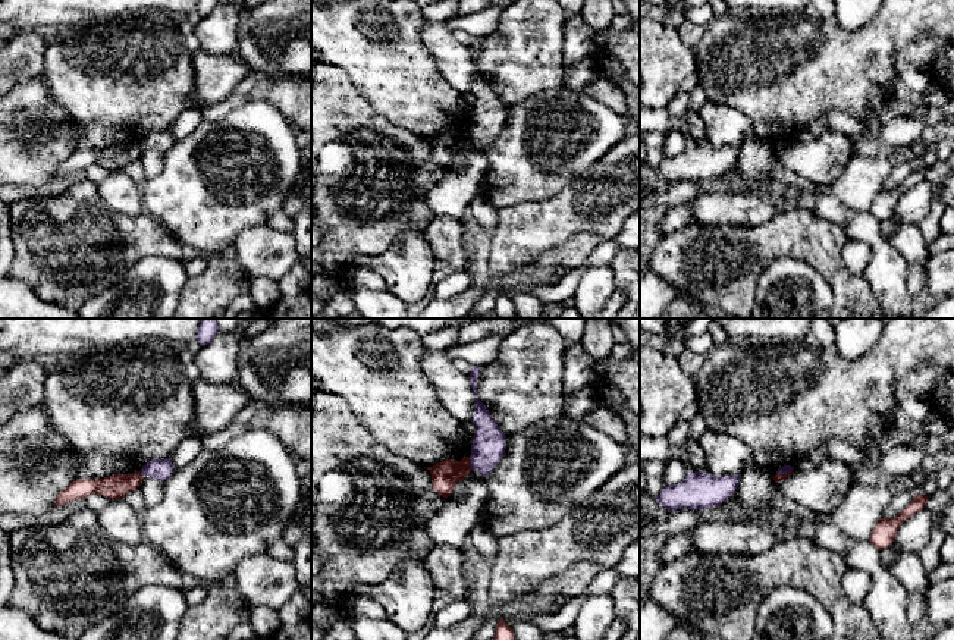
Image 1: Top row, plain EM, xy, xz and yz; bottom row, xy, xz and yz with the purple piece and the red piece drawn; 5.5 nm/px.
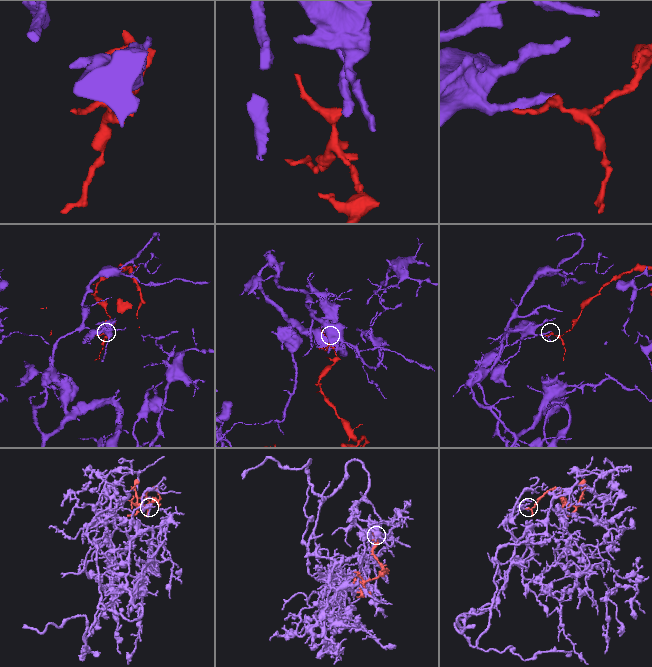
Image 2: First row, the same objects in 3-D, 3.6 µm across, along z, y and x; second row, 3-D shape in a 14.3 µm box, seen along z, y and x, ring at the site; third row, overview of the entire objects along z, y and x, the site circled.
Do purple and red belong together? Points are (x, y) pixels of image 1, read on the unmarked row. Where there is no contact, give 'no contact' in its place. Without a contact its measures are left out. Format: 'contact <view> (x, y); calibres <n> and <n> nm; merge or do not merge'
contact xz (470, 134); calibres 190 and 150 nm; do not merge

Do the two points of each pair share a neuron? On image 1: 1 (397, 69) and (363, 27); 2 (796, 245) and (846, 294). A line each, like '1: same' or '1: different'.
1: same
2: same

